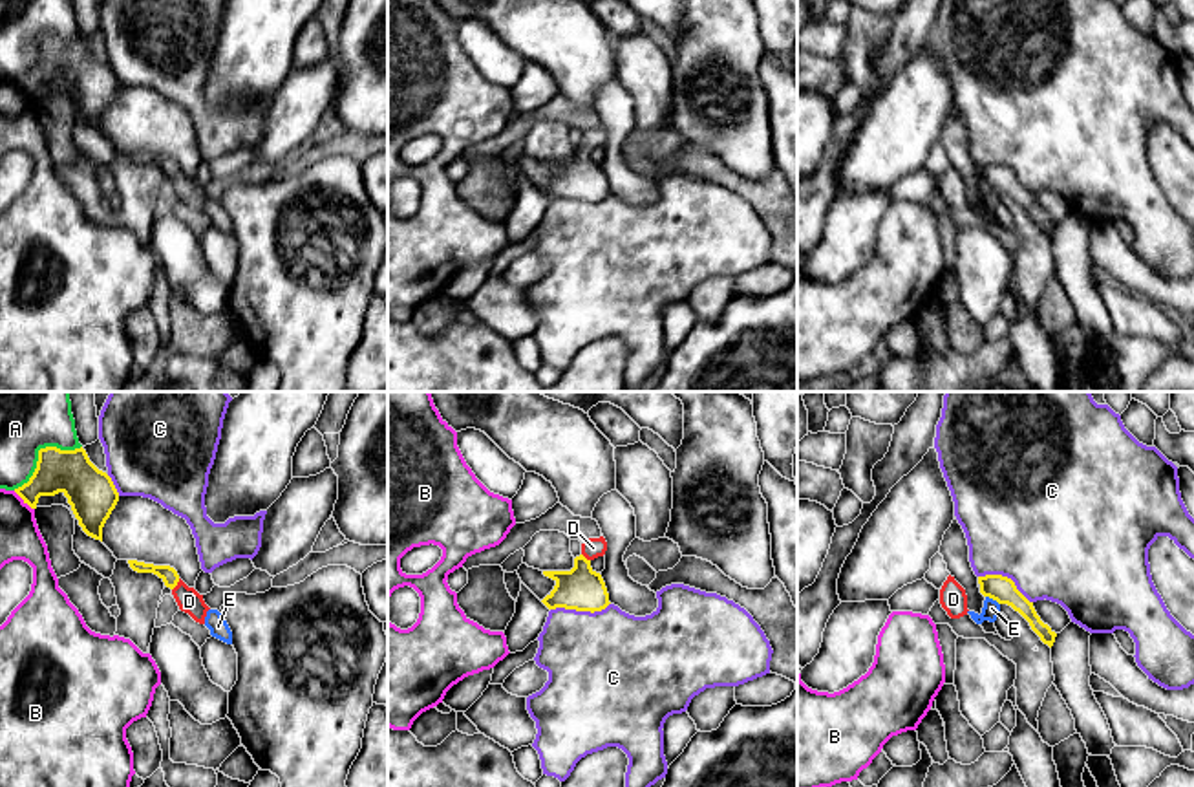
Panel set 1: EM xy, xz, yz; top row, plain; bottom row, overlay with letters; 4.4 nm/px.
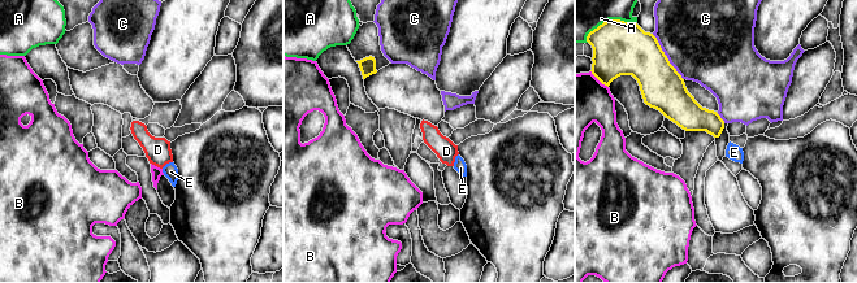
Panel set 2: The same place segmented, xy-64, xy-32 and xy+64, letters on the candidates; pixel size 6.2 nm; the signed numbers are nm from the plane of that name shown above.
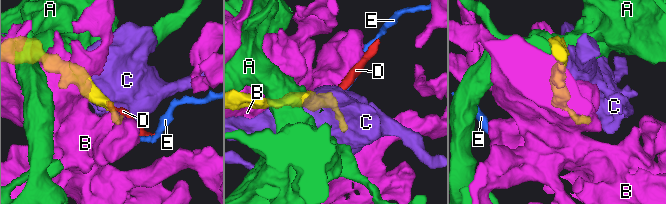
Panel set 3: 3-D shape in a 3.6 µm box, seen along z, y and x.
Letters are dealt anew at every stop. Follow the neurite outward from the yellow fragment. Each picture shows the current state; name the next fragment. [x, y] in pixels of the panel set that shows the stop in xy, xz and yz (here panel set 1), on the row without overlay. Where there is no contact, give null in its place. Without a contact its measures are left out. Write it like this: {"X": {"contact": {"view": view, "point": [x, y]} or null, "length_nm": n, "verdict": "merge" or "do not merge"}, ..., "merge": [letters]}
{"A": {"contact": {"view": "xy", "point": [39, 43]}, "length_nm": 360, "verdict": "do not merge"}, "B": {"contact": {"view": "xy", "point": [24, 90]}, "length_nm": 130, "verdict": "do not merge"}, "C": {"contact": {"view": "xz", "point": [580, 200]}, "length_nm": 260, "verdict": "do not merge"}, "D": {"contact": {"view": "xy", "point": [176, 174]}, "length_nm": 70, "verdict": "merge"}, "E": {"contact": {"view": "yz", "point": [993, 189]}, "length_nm": 80, "verdict": "do not merge"}, "merge": ["D"]}

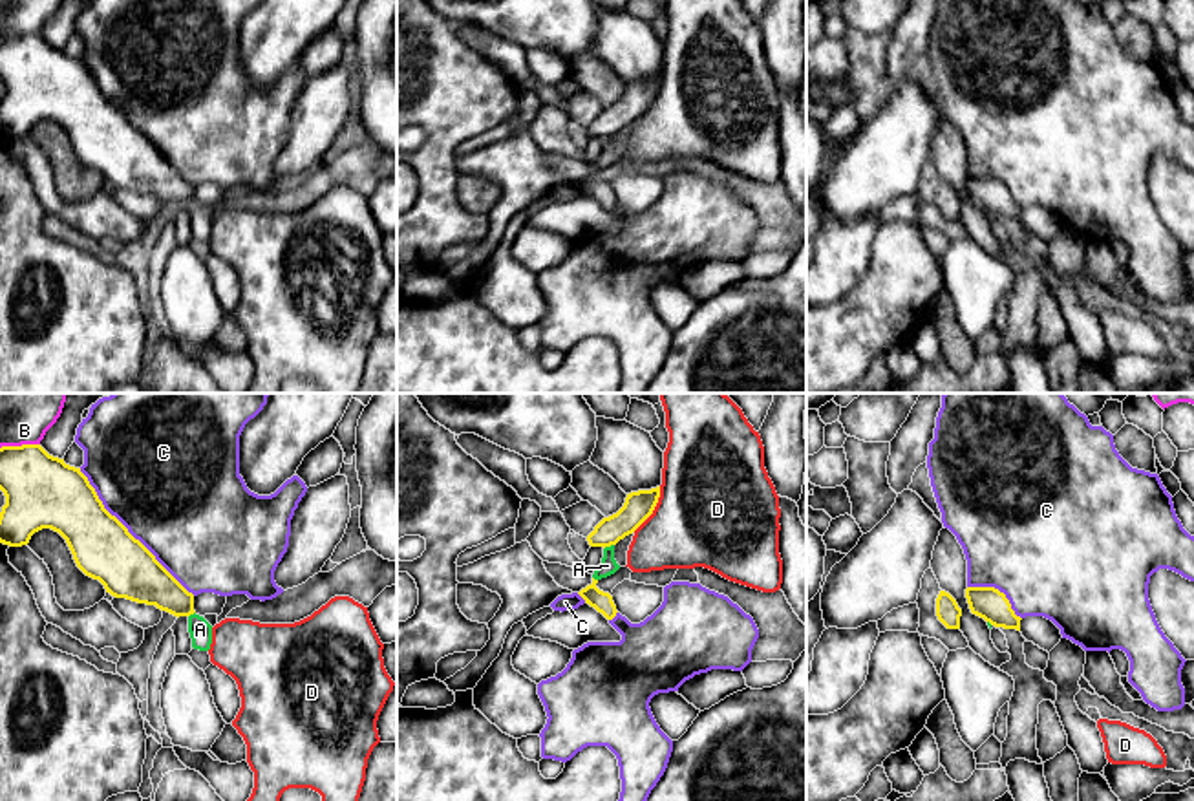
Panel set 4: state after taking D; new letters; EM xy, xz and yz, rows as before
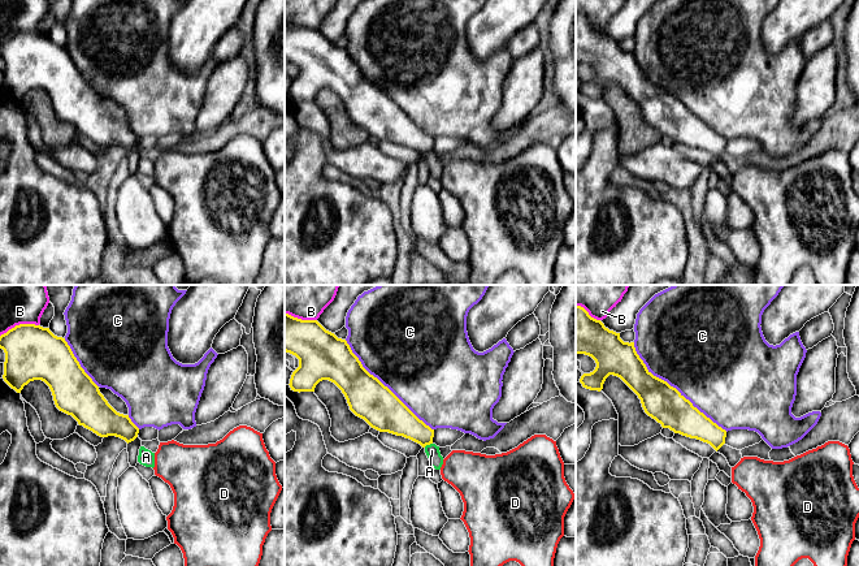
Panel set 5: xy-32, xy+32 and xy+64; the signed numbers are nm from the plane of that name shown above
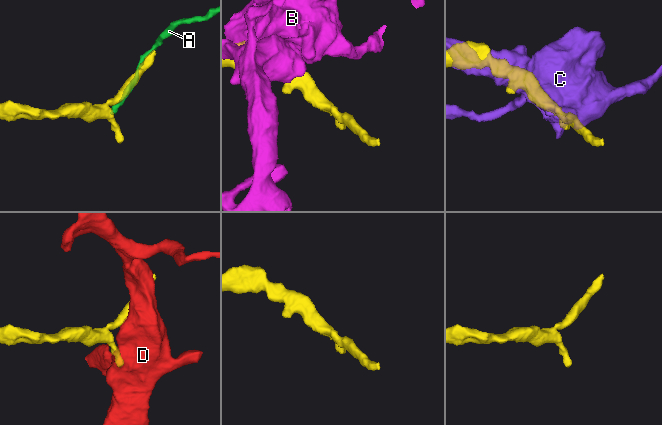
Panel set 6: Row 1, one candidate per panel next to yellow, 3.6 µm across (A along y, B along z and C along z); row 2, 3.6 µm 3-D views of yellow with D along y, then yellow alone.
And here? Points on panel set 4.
{"A": {"contact": {"view": "xz", "point": [607, 136]}, "length_nm": 50, "verdict": "do not merge"}, "B": {"contact": {"view": "xy", "point": [19, 37]}, "length_nm": 180, "verdict": "do not merge"}, "C": {"contact": {"view": "xy", "point": [128, 123]}, "length_nm": 750, "verdict": "do not merge"}, "D": {"contact": {"view": "xz", "point": [653, 99]}, "length_nm": 240, "verdict": "do not merge"}, "merge": []}

